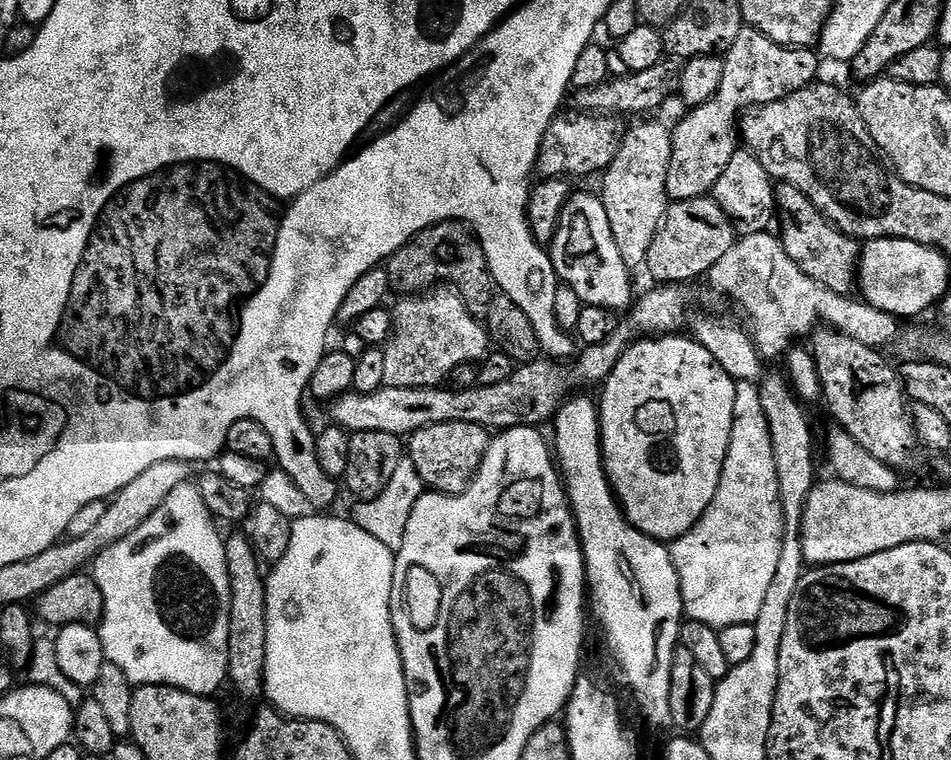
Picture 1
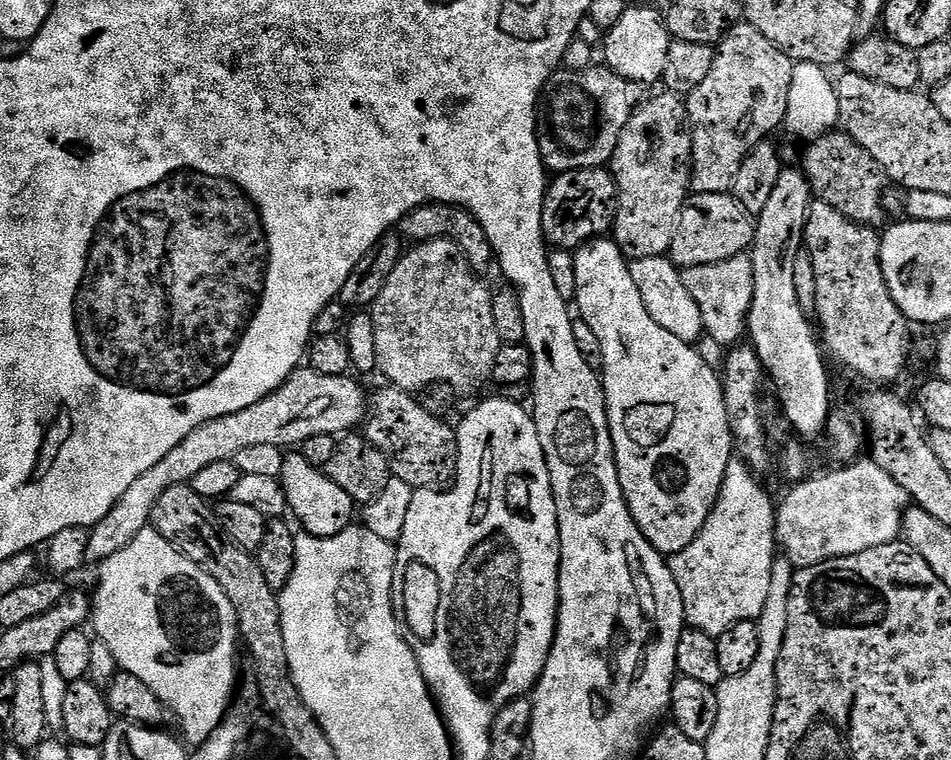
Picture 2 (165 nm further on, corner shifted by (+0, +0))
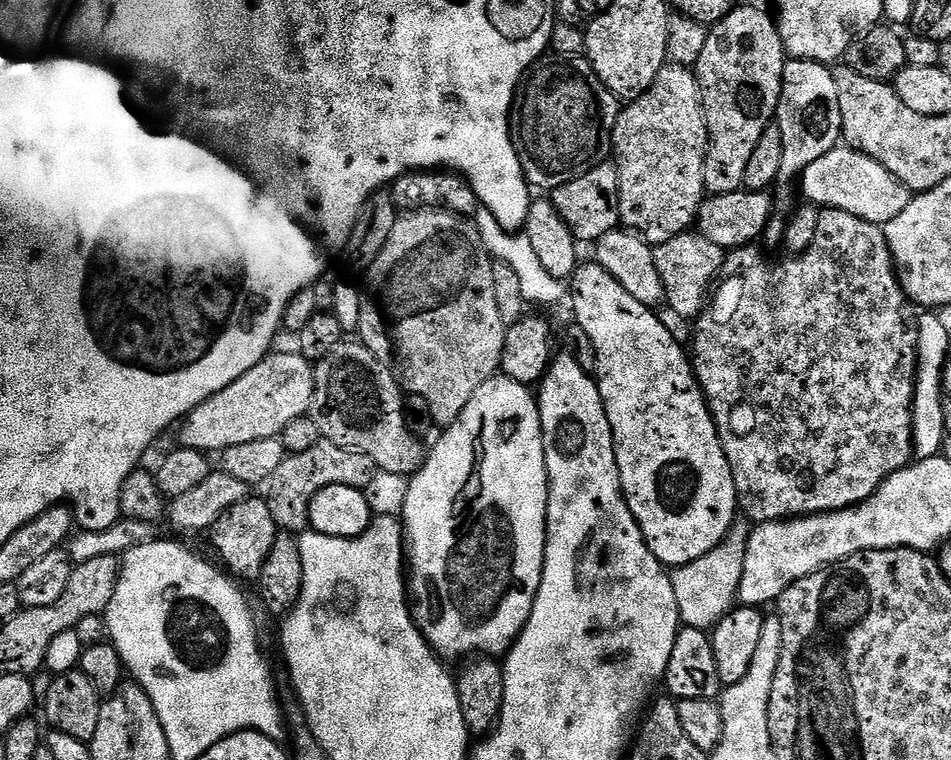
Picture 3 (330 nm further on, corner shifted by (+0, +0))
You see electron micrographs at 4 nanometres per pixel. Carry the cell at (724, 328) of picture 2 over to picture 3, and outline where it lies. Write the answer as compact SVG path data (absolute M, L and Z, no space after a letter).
M689 230L673 240L665 240L655 249L658 274L664 283L667 307L680 314L696 318L705 311L710 300L710 293L723 273L726 251L722 246L716 246L704 235Z

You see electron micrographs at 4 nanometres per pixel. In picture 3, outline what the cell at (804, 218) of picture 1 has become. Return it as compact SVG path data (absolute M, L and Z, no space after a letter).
M824 208L818 222L818 238L811 248L795 258L788 258L792 260L786 261L784 268L778 271L756 249L754 246L739 248L727 255L721 280L708 308L710 316L699 317L692 341L693 372L712 409L724 453L730 462L739 511L743 515L745 512L753 525L758 525L853 508L855 504L870 499L892 474L908 467L914 460L912 400L916 394L916 363L920 359L917 309L896 277L896 264L892 261L892 251L884 237L883 227L845 210Z

